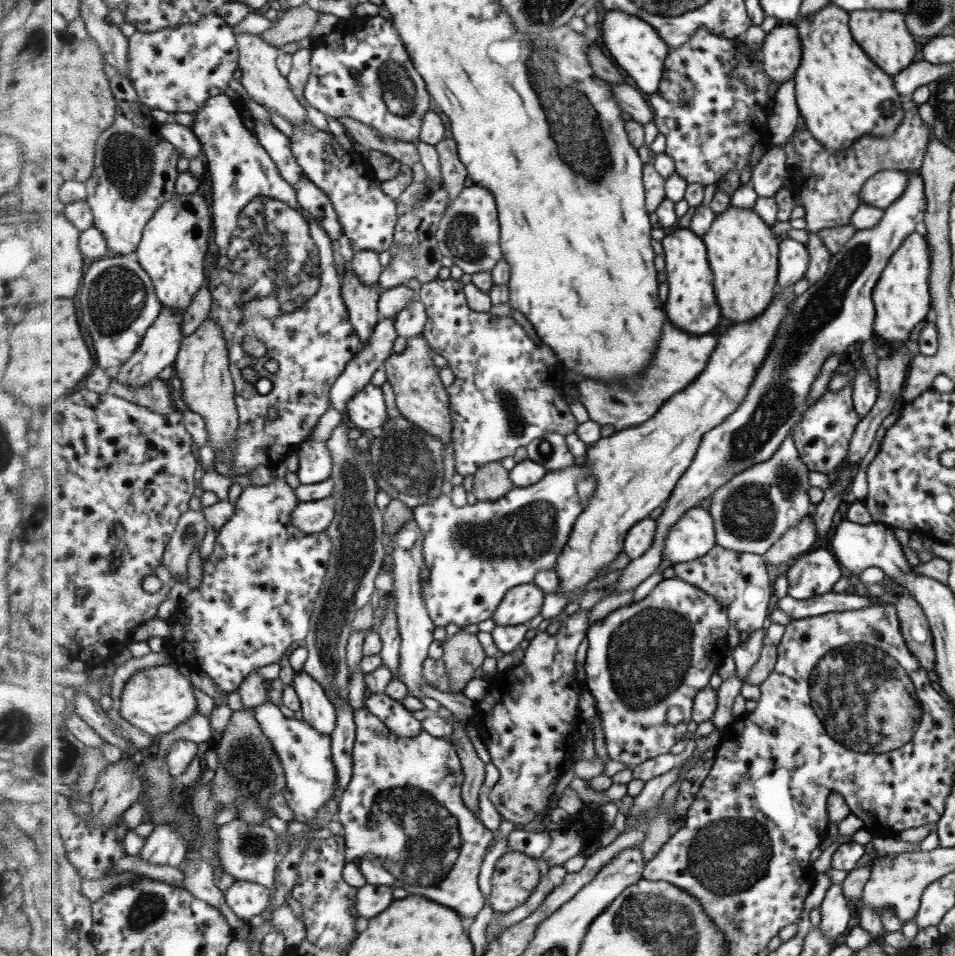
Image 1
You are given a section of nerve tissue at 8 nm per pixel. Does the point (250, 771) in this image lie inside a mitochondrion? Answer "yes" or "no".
yes

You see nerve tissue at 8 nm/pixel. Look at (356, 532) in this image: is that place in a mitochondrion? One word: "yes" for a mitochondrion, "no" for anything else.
yes

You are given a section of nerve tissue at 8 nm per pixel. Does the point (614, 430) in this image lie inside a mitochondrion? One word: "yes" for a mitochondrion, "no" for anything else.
no

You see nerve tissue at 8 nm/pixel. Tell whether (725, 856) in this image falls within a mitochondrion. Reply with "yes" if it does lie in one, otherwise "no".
yes

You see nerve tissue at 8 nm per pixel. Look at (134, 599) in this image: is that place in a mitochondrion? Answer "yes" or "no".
no

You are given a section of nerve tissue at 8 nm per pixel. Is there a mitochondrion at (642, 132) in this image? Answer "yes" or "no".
no

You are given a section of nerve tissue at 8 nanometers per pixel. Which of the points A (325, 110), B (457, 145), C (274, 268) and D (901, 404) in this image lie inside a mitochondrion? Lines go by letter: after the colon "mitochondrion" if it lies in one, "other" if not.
A: other
B: other
C: mitochondrion
D: other

